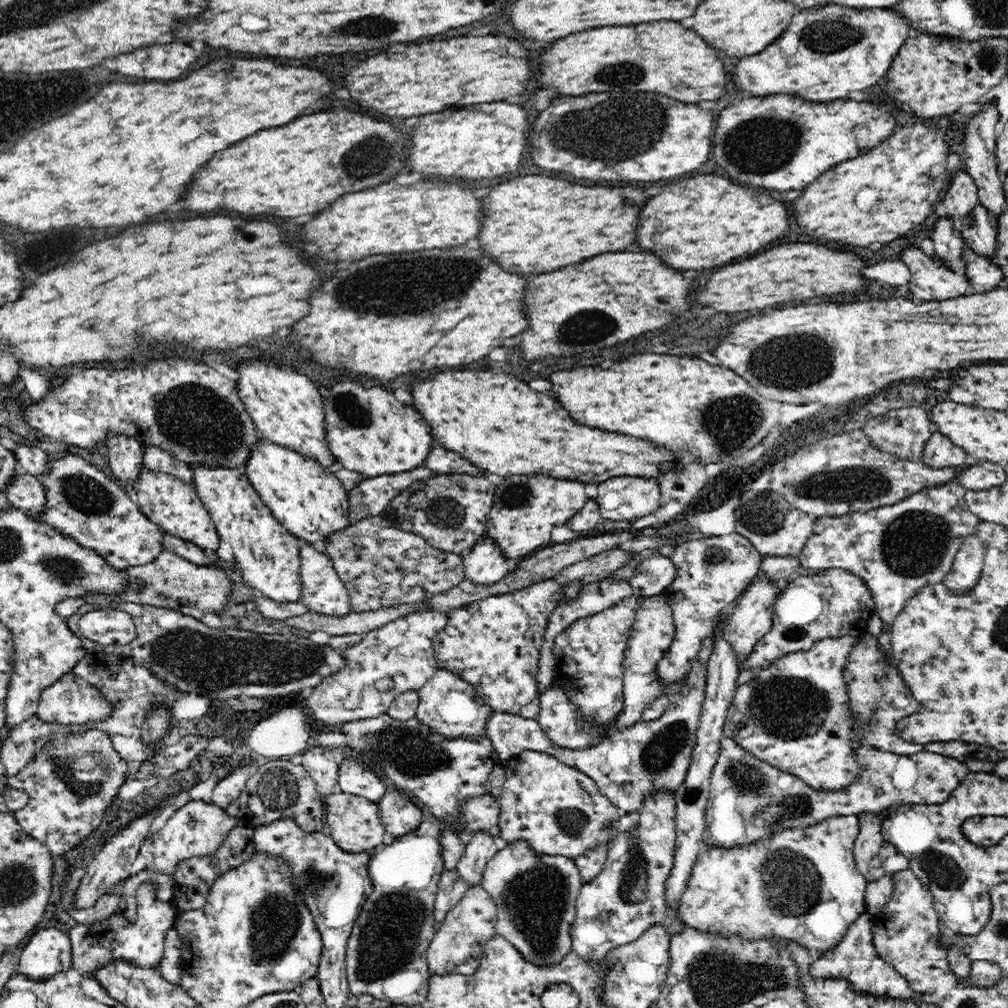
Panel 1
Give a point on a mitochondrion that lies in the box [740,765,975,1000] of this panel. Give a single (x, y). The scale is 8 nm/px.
(792, 878)

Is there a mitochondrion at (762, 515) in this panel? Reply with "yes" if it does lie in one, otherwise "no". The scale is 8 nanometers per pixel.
yes

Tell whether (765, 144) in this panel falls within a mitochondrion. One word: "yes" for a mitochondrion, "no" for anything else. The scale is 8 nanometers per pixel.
yes

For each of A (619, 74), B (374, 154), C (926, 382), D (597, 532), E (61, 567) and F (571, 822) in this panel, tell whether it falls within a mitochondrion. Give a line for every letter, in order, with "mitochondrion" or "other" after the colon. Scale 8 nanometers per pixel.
A: mitochondrion
B: mitochondrion
C: other
D: other
E: mitochondrion
F: mitochondrion

